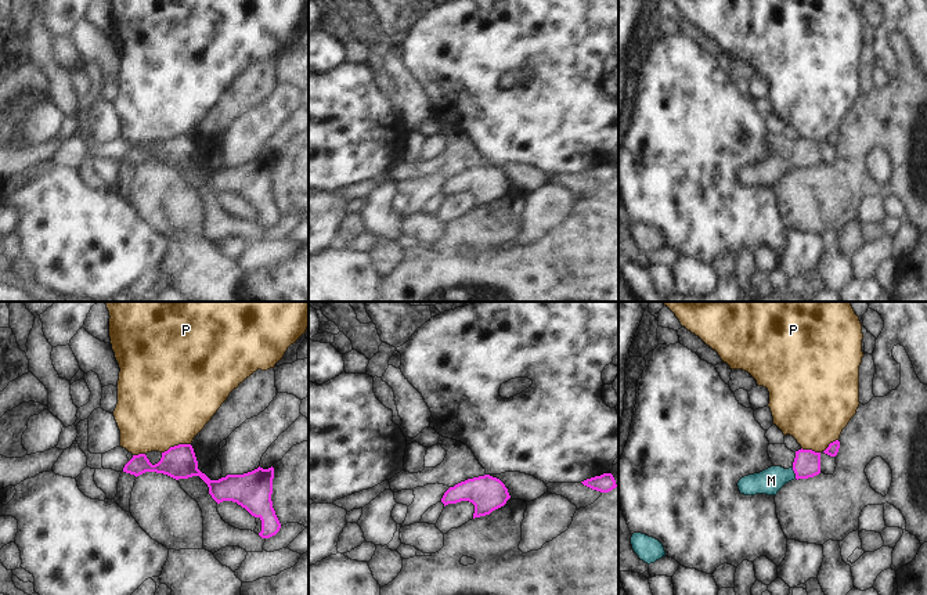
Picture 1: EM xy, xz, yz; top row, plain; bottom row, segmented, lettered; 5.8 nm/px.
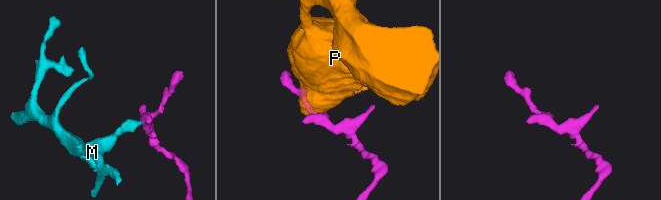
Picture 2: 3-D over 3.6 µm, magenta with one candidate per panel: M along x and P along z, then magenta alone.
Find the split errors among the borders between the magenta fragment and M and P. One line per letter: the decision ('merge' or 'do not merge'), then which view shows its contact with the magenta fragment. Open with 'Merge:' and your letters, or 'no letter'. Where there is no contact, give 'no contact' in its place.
Merge: M
M: merge; meets magenta in yz
P: do not merge; meets magenta in xy

